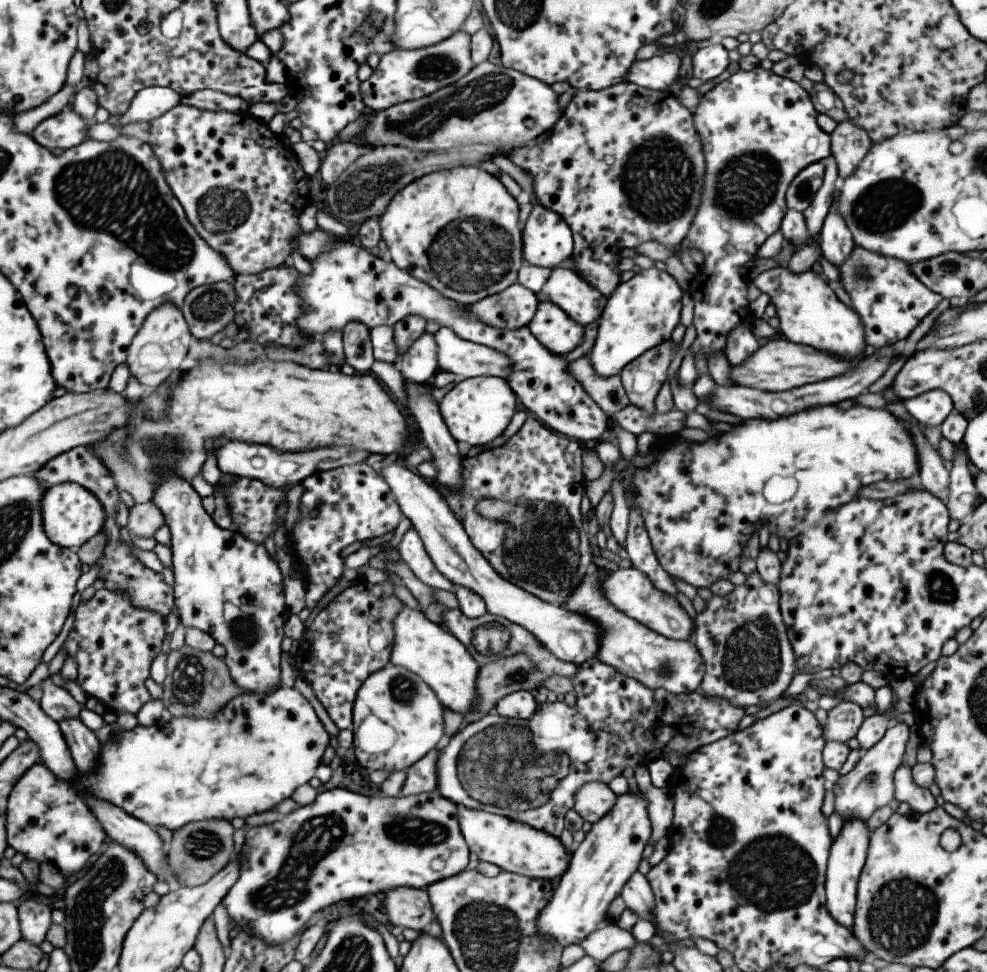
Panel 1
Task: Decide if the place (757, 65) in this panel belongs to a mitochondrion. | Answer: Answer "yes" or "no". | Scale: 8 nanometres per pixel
no

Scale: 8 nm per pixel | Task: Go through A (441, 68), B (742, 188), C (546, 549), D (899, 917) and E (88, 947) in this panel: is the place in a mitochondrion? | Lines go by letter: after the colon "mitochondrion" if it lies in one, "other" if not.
A: mitochondrion
B: mitochondrion
C: mitochondrion
D: mitochondrion
E: mitochondrion

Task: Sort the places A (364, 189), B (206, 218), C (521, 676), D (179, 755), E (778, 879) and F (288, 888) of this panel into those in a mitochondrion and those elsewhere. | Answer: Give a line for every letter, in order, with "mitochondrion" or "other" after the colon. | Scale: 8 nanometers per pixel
A: mitochondrion
B: mitochondrion
C: mitochondrion
D: other
E: mitochondrion
F: mitochondrion

